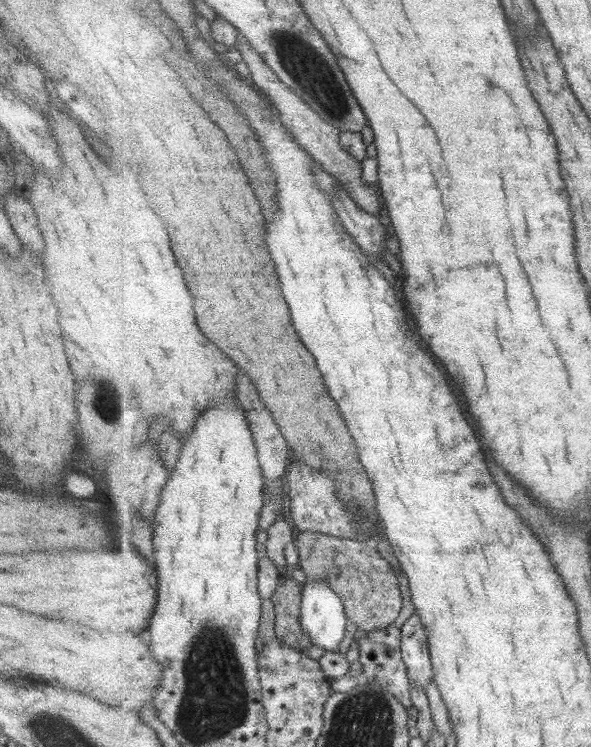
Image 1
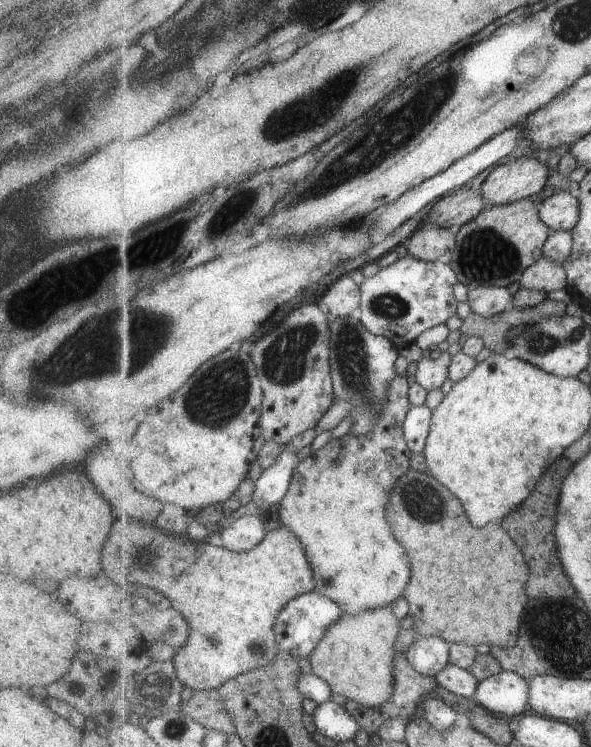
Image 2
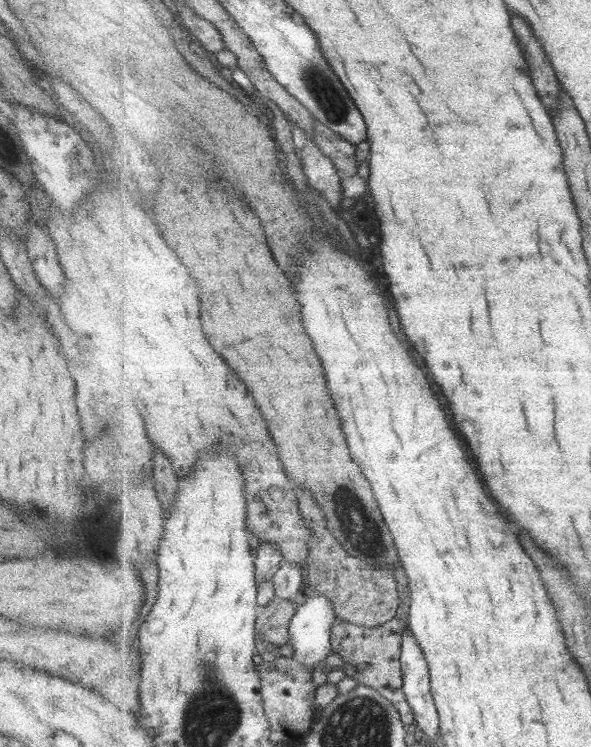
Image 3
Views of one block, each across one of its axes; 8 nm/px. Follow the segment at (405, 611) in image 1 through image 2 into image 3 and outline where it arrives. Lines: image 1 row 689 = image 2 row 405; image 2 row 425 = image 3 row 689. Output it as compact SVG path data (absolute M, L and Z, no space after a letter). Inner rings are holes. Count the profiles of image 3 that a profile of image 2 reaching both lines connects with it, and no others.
M337 618L331 628L332 651L343 659L343 672L353 678L357 685L375 688L397 709L402 722L408 726L416 721L414 709L409 705L404 692L402 671L402 644L405 629L403 620L394 618L381 626L363 627Z

